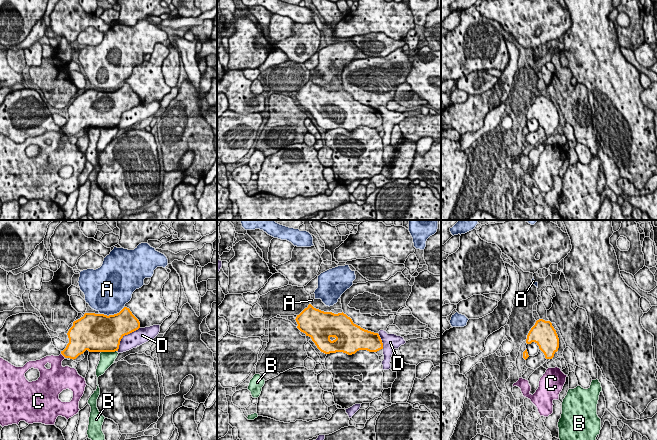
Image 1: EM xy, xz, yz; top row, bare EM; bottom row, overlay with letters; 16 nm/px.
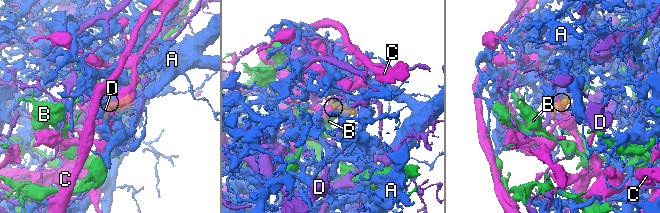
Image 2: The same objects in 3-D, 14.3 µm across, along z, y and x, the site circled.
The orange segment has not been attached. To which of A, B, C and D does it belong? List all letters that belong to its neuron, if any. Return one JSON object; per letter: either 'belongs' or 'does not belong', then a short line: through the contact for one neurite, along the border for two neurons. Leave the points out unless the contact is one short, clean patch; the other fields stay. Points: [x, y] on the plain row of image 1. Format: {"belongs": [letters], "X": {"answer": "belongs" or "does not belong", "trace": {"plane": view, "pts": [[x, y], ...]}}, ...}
{"belongs": ["A"], "A": {"answer": "belongs"}, "B": {"answer": "does not belong", "trace": {"plane": "xy", "pts": [[116, 126], [101, 128]]}}, "C": {"answer": "does not belong", "trace": {"plane": "xy", "pts": [[61, 129], [65, 134]]}}, "D": {"answer": "does not belong"}}

